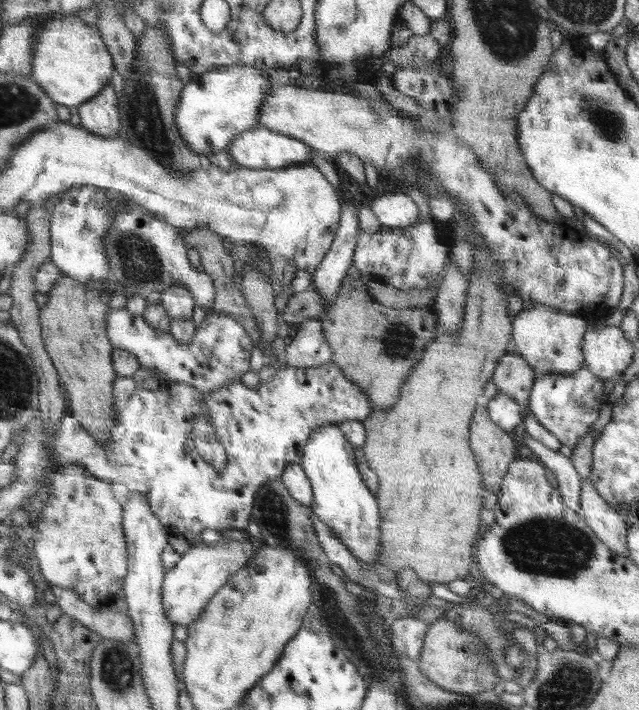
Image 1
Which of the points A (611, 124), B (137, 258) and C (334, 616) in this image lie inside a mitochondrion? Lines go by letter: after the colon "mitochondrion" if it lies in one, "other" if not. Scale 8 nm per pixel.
A: mitochondrion
B: mitochondrion
C: mitochondrion

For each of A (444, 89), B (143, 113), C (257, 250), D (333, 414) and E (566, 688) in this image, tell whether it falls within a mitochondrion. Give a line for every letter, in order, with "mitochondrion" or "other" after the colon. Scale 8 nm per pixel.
A: other
B: mitochondrion
C: other
D: other
E: mitochondrion

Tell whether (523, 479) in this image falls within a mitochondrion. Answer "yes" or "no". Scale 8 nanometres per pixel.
no

